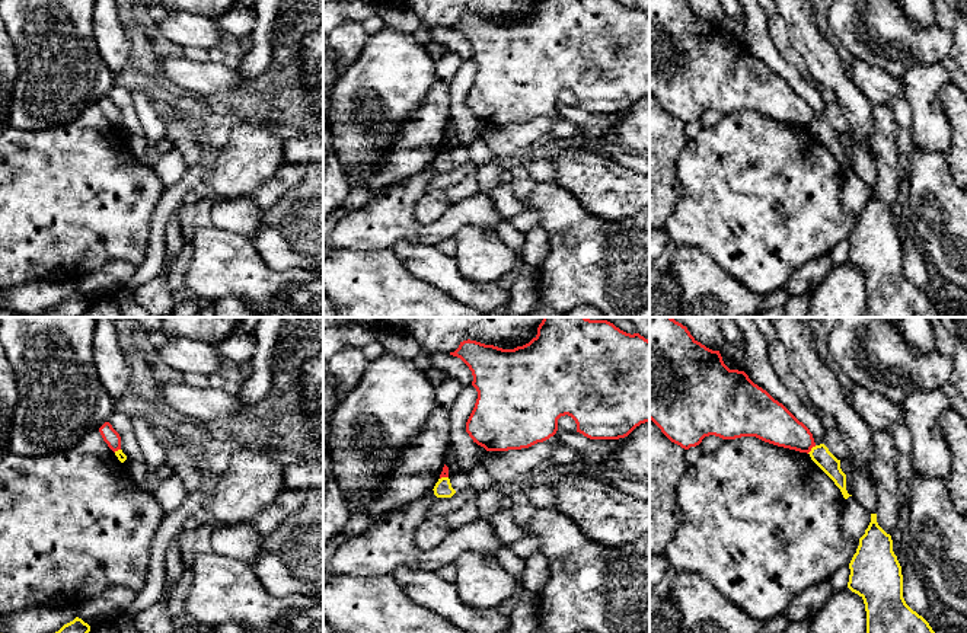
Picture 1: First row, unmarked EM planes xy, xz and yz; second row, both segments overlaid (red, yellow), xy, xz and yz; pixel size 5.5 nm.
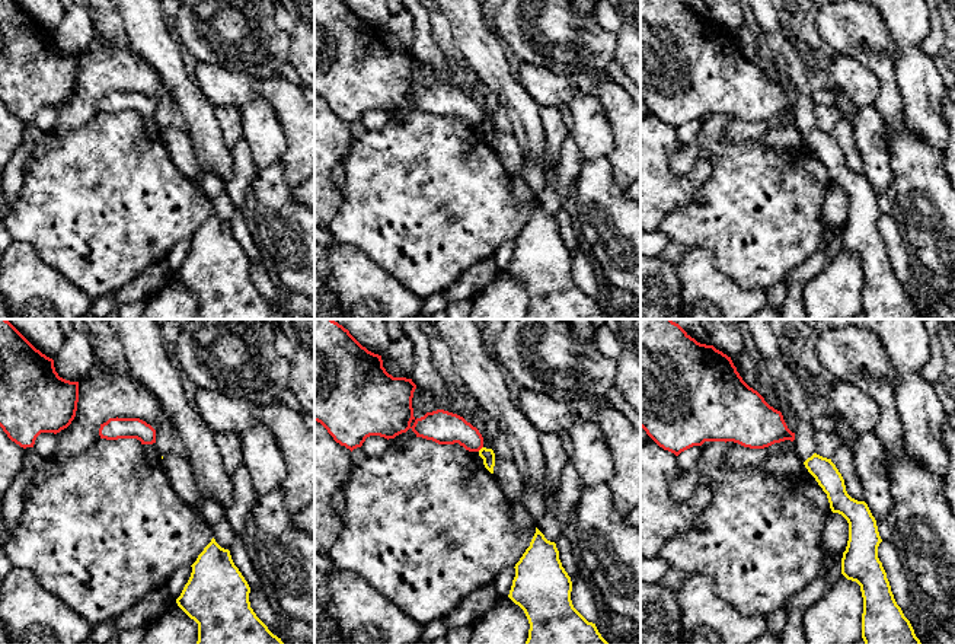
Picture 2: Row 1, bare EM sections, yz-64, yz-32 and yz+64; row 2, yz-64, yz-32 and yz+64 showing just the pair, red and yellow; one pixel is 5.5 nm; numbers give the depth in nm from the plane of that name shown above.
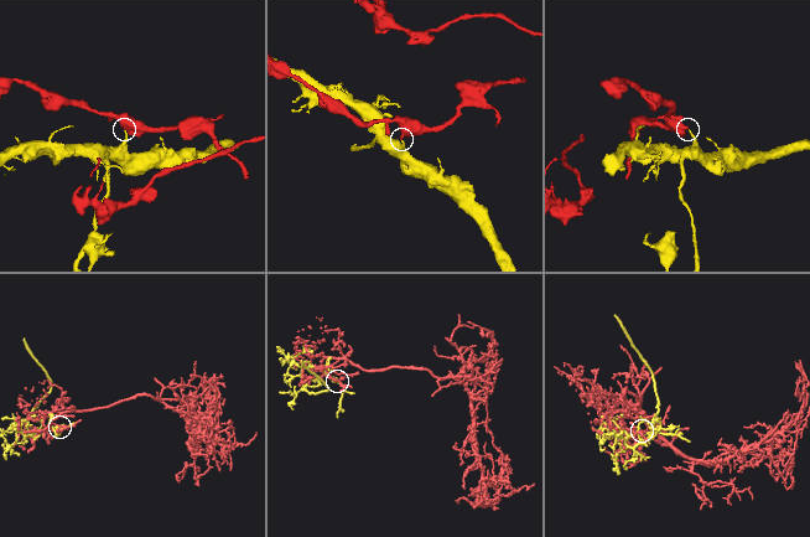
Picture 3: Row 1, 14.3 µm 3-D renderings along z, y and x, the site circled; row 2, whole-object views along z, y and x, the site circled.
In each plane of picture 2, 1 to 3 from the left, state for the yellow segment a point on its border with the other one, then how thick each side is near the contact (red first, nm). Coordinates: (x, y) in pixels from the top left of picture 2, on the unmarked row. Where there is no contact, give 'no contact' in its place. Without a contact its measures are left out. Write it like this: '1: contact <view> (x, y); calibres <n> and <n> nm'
1: no contact
2: contact yz-32 (479, 123); calibres 190 and 70 nm
3: no contact

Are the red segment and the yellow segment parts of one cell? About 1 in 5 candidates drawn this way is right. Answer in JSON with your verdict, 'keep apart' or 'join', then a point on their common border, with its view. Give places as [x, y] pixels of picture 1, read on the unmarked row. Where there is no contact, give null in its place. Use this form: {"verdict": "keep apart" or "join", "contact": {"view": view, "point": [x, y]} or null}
{"verdict": "keep apart", "contact": {"view": "yz", "point": [811, 121]}}

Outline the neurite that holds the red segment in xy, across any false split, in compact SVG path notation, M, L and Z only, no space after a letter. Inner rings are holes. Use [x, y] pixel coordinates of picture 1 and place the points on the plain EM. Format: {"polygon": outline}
{"polygon": "M105 96L100 102L99 106L103 112L103 115L108 118L108 121L115 127L121 124L121 111L119 108L112 102L109 96Z"}

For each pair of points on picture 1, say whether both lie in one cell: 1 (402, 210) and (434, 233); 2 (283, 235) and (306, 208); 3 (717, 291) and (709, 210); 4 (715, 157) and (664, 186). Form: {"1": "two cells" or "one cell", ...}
{"1": "one cell", "2": "one cell", "3": "two cells", "4": "two cells"}

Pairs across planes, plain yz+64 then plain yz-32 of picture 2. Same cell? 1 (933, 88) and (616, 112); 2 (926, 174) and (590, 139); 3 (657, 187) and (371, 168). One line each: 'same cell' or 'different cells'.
1: different cells
2: different cells
3: different cells

